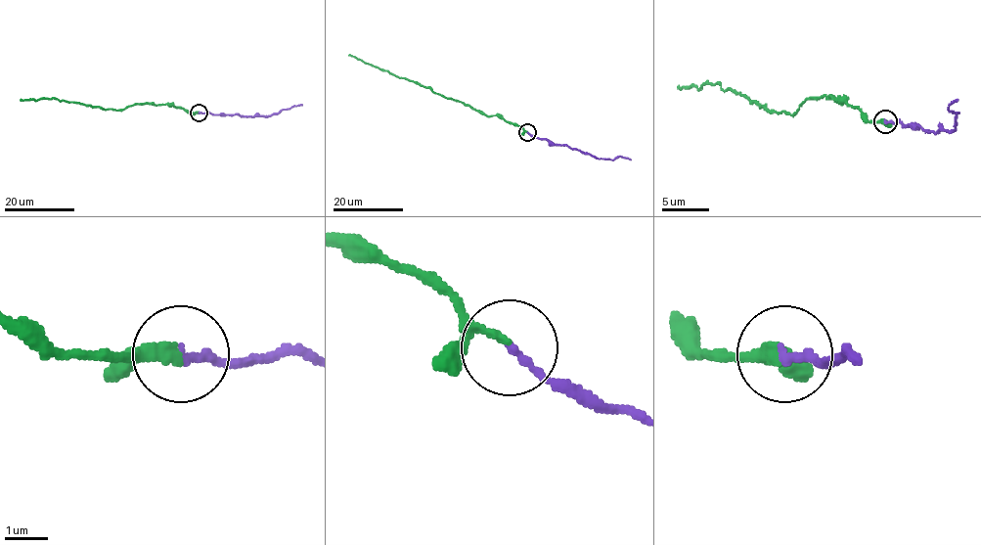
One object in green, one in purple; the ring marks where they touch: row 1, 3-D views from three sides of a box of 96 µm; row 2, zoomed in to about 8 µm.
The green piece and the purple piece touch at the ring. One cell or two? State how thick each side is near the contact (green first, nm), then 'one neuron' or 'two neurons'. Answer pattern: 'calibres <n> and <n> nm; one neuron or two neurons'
calibres 160 and 200 nm; one neuron

